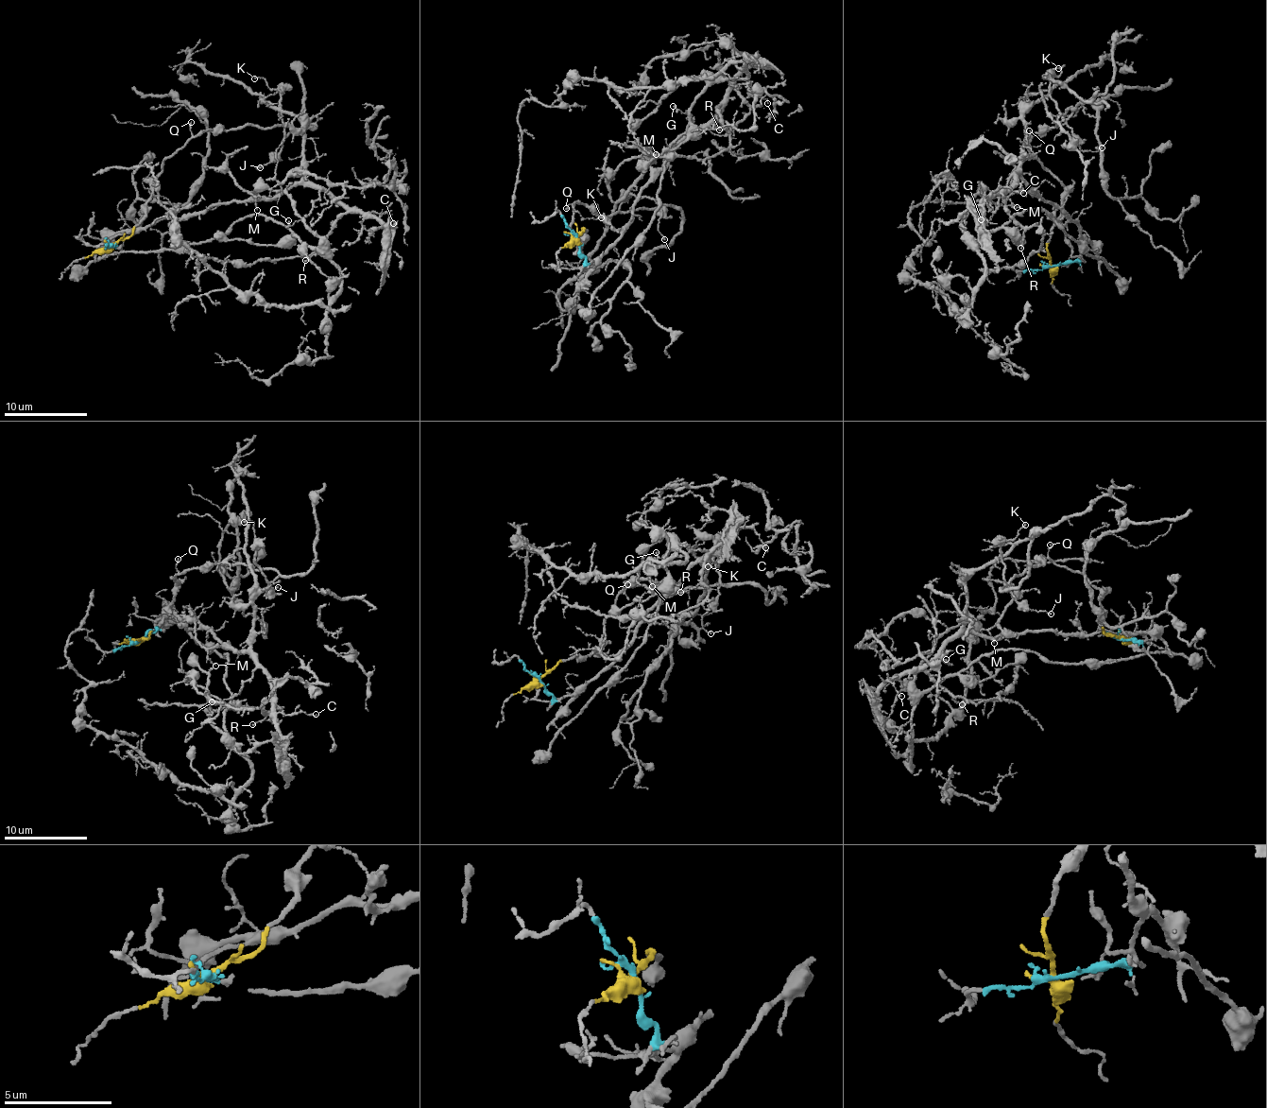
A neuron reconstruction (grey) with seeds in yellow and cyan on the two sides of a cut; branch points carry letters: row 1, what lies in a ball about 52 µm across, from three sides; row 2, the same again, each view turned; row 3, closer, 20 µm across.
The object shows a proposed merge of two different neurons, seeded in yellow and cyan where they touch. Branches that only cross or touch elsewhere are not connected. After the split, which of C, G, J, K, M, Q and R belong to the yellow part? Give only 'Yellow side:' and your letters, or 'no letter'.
Yellow side: J, K, Q

